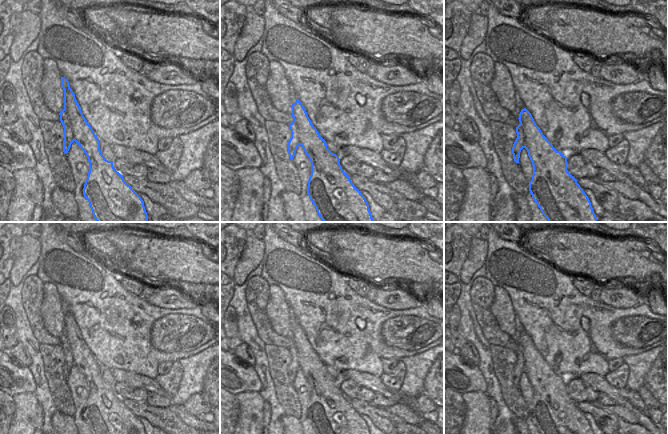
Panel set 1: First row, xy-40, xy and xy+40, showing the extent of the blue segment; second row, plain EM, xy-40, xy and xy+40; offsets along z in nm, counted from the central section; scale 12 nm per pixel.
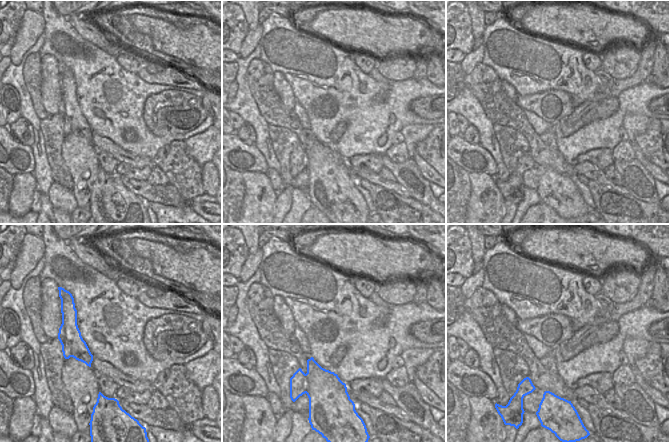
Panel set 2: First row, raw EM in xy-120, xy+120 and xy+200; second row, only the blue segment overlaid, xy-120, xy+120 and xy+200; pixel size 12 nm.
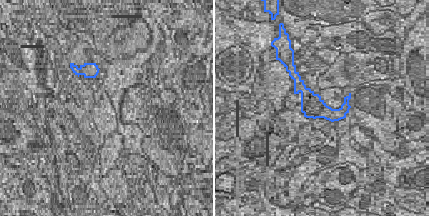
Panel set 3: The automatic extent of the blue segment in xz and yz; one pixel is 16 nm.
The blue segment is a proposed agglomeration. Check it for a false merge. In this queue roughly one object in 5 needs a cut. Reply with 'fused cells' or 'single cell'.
fused cells

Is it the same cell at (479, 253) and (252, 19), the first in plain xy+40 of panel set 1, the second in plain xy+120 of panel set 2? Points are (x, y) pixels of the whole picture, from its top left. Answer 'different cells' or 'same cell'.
different cells

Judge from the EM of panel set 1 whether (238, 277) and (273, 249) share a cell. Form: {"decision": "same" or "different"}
{"decision": "different"}

